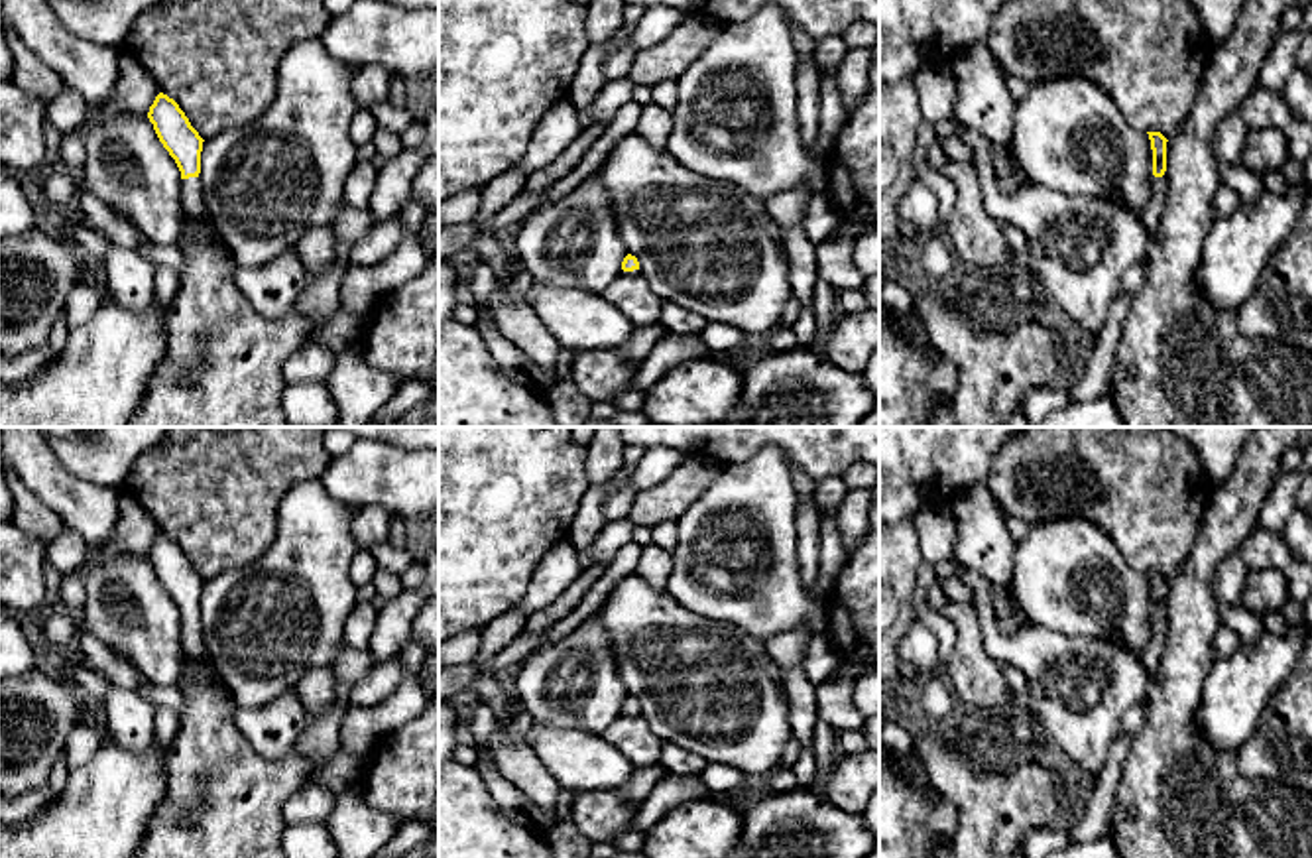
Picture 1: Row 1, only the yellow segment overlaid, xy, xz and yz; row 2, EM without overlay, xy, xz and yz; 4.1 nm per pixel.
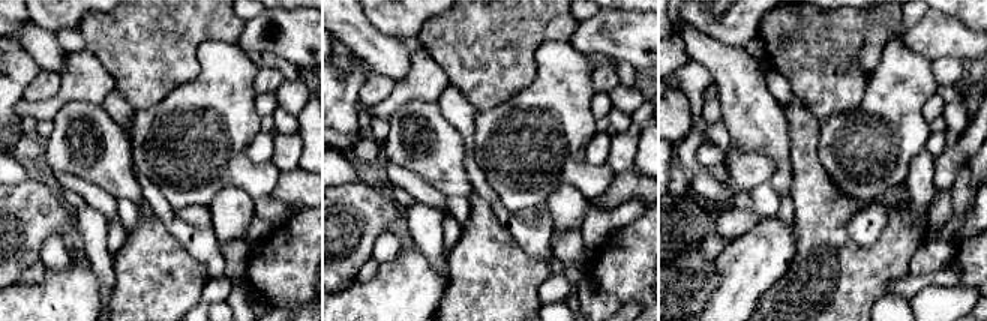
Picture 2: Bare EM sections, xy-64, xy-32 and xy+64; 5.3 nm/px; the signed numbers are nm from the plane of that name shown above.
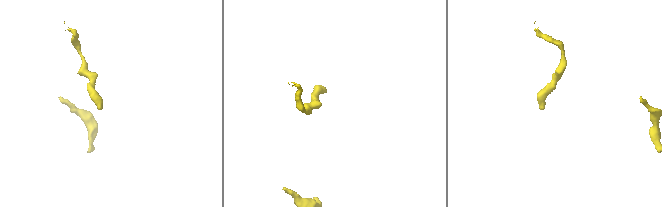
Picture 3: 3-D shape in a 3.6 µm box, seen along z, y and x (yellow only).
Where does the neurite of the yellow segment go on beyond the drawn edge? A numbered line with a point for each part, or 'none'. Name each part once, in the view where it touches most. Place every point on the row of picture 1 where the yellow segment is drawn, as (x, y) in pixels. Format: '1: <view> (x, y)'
1: xy (191, 201)

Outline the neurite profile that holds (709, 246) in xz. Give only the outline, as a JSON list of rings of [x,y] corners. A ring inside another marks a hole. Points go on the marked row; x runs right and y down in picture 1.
[[[637,132],[624,136],[598,169],[598,183],[610,193],[618,232],[627,254],[639,262],[639,274],[663,301],[677,303],[710,323],[726,323],[749,340],[759,340],[779,327],[793,289],[781,228],[767,214],[763,201],[738,185],[712,181],[675,159],[667,150],[653,148]]]

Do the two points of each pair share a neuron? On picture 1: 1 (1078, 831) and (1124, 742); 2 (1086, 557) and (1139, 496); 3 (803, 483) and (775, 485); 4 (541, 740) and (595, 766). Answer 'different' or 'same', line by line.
1: same
2: different
3: different
4: same

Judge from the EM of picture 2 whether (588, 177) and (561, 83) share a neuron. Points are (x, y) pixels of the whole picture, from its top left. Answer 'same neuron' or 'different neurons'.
same neuron

